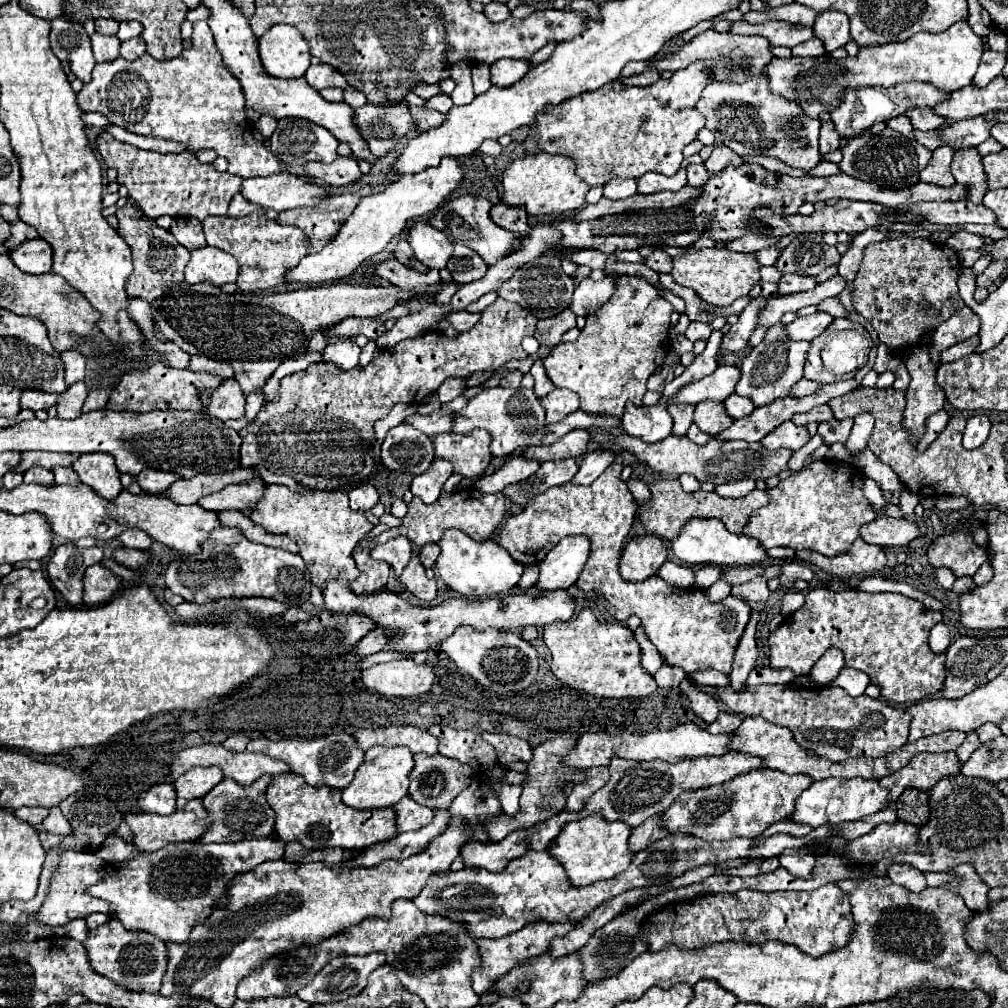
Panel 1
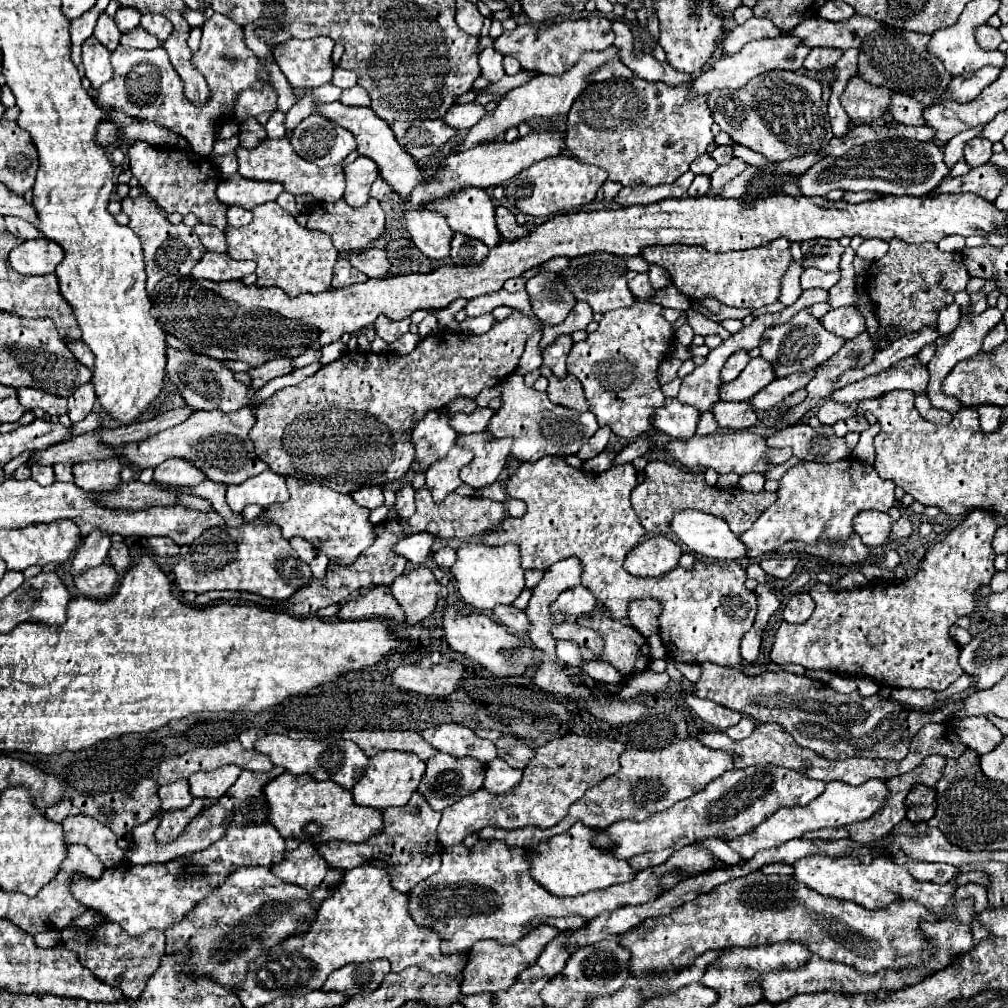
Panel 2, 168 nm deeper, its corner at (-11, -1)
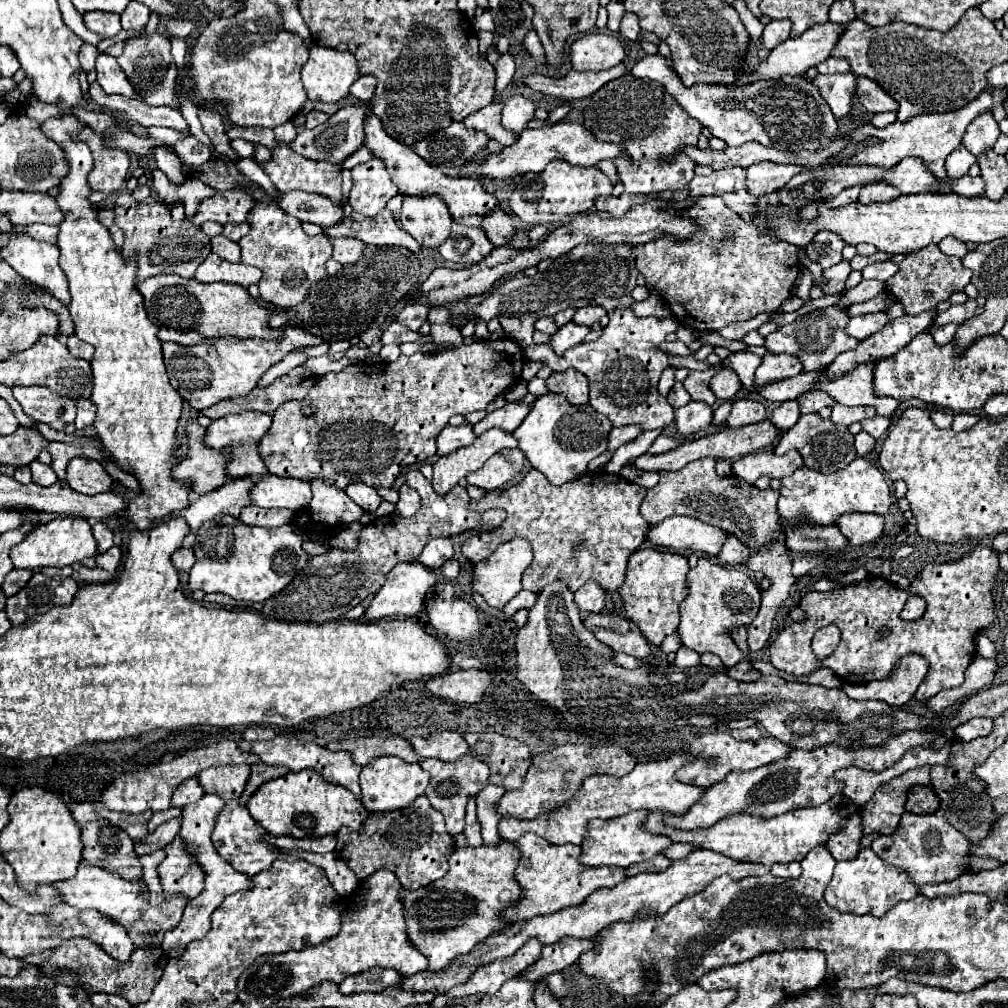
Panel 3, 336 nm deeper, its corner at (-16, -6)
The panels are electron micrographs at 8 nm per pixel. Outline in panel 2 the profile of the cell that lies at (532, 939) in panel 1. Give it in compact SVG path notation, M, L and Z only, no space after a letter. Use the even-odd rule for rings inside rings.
M540 924L536 928L529 931L529 935L525 935L519 943L509 943L509 945L501 945L495 941L483 941L483 943L475 943L475 947L469 951L471 959L463 971L463 981L461 981L461 993L463 995L473 995L473 993L497 993L497 991L507 991L507 987L511 987L515 983L515 977L519 975L519 971L531 967L531 963L535 963L535 959L541 955L543 947L551 942L560 933L555 927L547 924Z

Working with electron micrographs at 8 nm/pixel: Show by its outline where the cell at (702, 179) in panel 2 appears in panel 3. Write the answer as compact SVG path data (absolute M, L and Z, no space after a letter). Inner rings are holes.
M698 196L688 212L704 220L704 232L700 232L696 240L688 240L688 244L676 244L676 240L656 240L656 244L636 248L636 268L646 278L646 286L654 286L664 296L666 304L672 308L672 316L680 324L700 332L720 330L730 322L748 320L760 312L774 312L786 298L792 296L794 282L800 272L798 248L794 244L760 236L748 220L740 216L734 218L720 196Z

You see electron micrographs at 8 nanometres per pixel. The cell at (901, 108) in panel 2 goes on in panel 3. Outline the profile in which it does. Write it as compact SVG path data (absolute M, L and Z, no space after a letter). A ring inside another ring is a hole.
M864 76L858 78L858 98L864 104L864 108L872 114L882 114L882 112L898 112L898 102L884 92L874 80L868 80Z

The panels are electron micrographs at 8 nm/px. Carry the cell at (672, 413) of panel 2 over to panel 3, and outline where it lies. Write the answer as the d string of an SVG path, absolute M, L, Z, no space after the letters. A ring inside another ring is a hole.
M688 402L676 408L676 428L682 436L698 434L712 424L712 408L704 402Z

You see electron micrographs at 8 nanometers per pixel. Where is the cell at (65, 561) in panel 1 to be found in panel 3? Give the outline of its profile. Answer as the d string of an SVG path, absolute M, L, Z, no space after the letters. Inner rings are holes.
M102 522L94 524L94 526L92 526L92 532L94 532L94 538L96 538L96 542L98 542L98 554L104 554L108 548L114 546L112 530L110 530L106 524L102 524Z

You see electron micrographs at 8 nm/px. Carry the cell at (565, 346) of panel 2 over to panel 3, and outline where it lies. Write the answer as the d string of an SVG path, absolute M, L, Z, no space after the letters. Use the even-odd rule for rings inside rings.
M566 324L564 328L558 328L558 332L552 336L552 342L550 342L550 348L562 356L568 348L572 346L578 346L582 342L582 338L590 332L590 328L584 328L584 326L578 326L578 324Z

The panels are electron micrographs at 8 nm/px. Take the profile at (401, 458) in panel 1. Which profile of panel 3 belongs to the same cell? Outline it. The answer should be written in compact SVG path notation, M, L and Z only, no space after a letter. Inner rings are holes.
M470 424L464 426L446 426L438 436L436 436L436 446L438 446L438 456L448 456L456 452L458 448L464 448L472 444L476 434L472 432Z

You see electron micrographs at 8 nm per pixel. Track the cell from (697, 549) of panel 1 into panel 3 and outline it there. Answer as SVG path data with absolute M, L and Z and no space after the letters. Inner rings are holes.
M670 516L658 526L650 526L648 540L656 546L672 546L692 550L704 556L718 556L728 538L728 532L712 524L704 524L692 516Z

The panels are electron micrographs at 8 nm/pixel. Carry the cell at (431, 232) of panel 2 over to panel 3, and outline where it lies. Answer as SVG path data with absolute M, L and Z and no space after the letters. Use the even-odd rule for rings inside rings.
M404 196L400 212L402 230L406 230L426 250L438 250L450 236L452 216L438 198Z

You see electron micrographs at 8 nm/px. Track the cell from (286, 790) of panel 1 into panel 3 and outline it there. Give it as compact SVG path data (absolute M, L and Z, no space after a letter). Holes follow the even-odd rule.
M316 770L288 772L282 778L262 784L246 806L252 818L270 834L292 838L320 838L336 834L342 826L360 832L368 818L368 810L362 808L360 800L352 796L352 792L342 786L328 784Z

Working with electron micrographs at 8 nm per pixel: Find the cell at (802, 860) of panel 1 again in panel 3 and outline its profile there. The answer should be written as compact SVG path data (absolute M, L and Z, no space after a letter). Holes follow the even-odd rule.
M862 848L856 858L840 860L834 868L834 876L824 890L824 900L830 908L841 913L874 914L882 916L900 900L910 900L918 896L918 886L912 882L908 872L902 872L894 866L884 864L872 848Z

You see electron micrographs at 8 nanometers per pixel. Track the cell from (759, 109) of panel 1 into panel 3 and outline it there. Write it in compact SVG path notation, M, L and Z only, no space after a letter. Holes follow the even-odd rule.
M660 54L644 56L632 66L632 74L636 78L650 78L660 82L668 94L676 98L676 102L696 120L700 120L706 128L712 130L716 138L728 142L728 146L740 146L748 140L756 140L768 148L776 150L810 150L816 152L820 148L828 148L836 136L838 126L836 120L822 98L820 90L804 80L802 76L780 76L776 80L758 80L748 86L732 84L694 84L686 88L674 70L668 66L666 58Z

